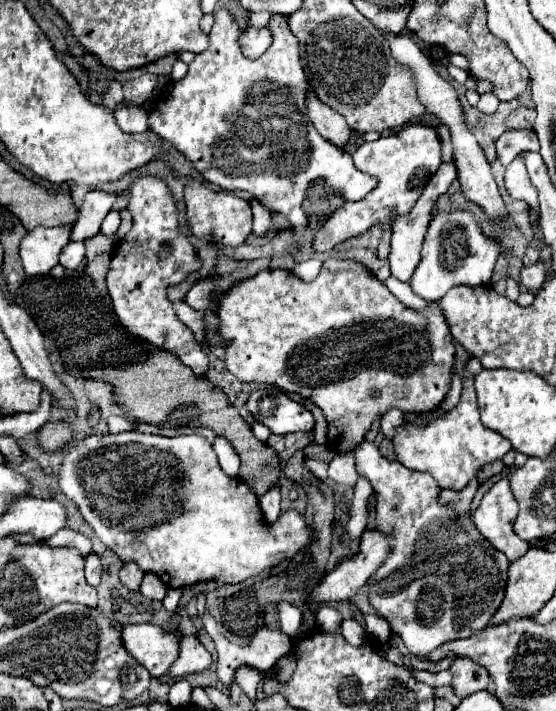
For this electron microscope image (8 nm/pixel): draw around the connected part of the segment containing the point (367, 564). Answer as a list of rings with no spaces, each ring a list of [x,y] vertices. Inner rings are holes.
[[[378,528],[374,530],[364,530],[360,539],[358,554],[354,554],[348,560],[342,560],[330,574],[324,576],[324,580],[320,582],[320,586],[316,588],[316,592],[312,592],[312,608],[318,610],[320,602],[332,602],[332,600],[352,600],[358,590],[368,582],[368,578],[386,562],[386,558],[390,556],[390,542],[392,542],[392,534],[382,532]]]

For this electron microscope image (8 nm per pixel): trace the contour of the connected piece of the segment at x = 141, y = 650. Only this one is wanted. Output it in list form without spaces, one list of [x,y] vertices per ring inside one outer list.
[[[128,624],[122,632],[124,648],[144,666],[154,678],[162,678],[180,652],[180,630],[162,630],[156,624]]]

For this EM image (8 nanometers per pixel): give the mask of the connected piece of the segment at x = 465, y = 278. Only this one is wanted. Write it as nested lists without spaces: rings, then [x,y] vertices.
[[[468,210],[438,212],[428,224],[422,260],[410,278],[410,286],[424,300],[440,300],[452,286],[488,284],[502,250],[504,242],[496,238],[486,238],[480,224]]]

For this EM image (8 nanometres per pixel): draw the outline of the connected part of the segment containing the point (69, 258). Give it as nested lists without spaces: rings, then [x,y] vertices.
[[[68,242],[60,252],[60,264],[74,270],[84,262],[84,242]]]

